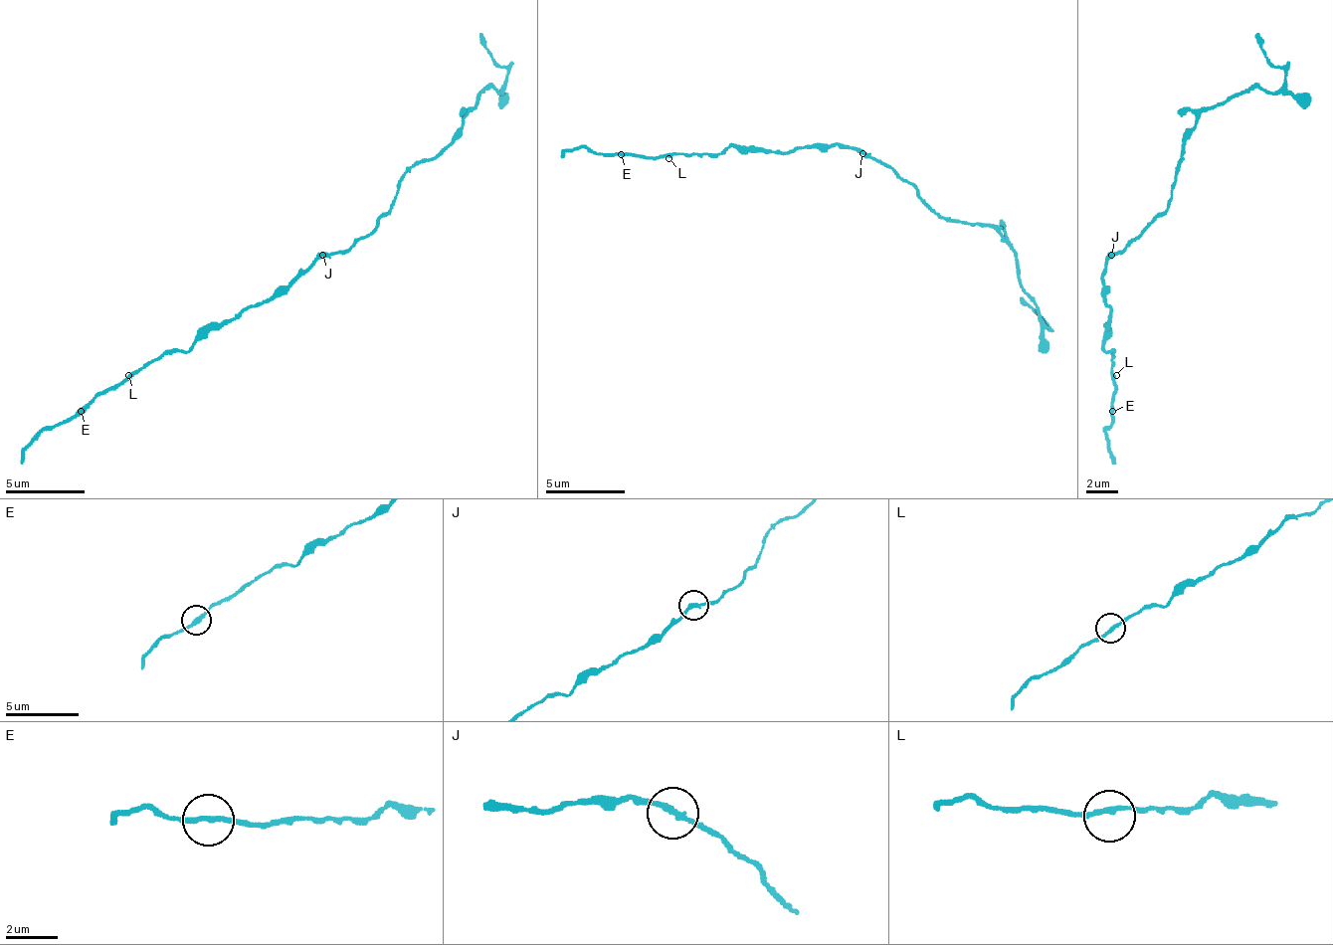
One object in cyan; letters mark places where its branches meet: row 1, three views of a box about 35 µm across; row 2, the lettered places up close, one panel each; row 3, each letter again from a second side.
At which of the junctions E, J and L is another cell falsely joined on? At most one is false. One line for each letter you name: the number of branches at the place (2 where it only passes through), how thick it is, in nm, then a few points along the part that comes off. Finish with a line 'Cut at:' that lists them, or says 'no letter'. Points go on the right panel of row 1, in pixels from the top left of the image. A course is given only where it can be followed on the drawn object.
Cut at: no letter

